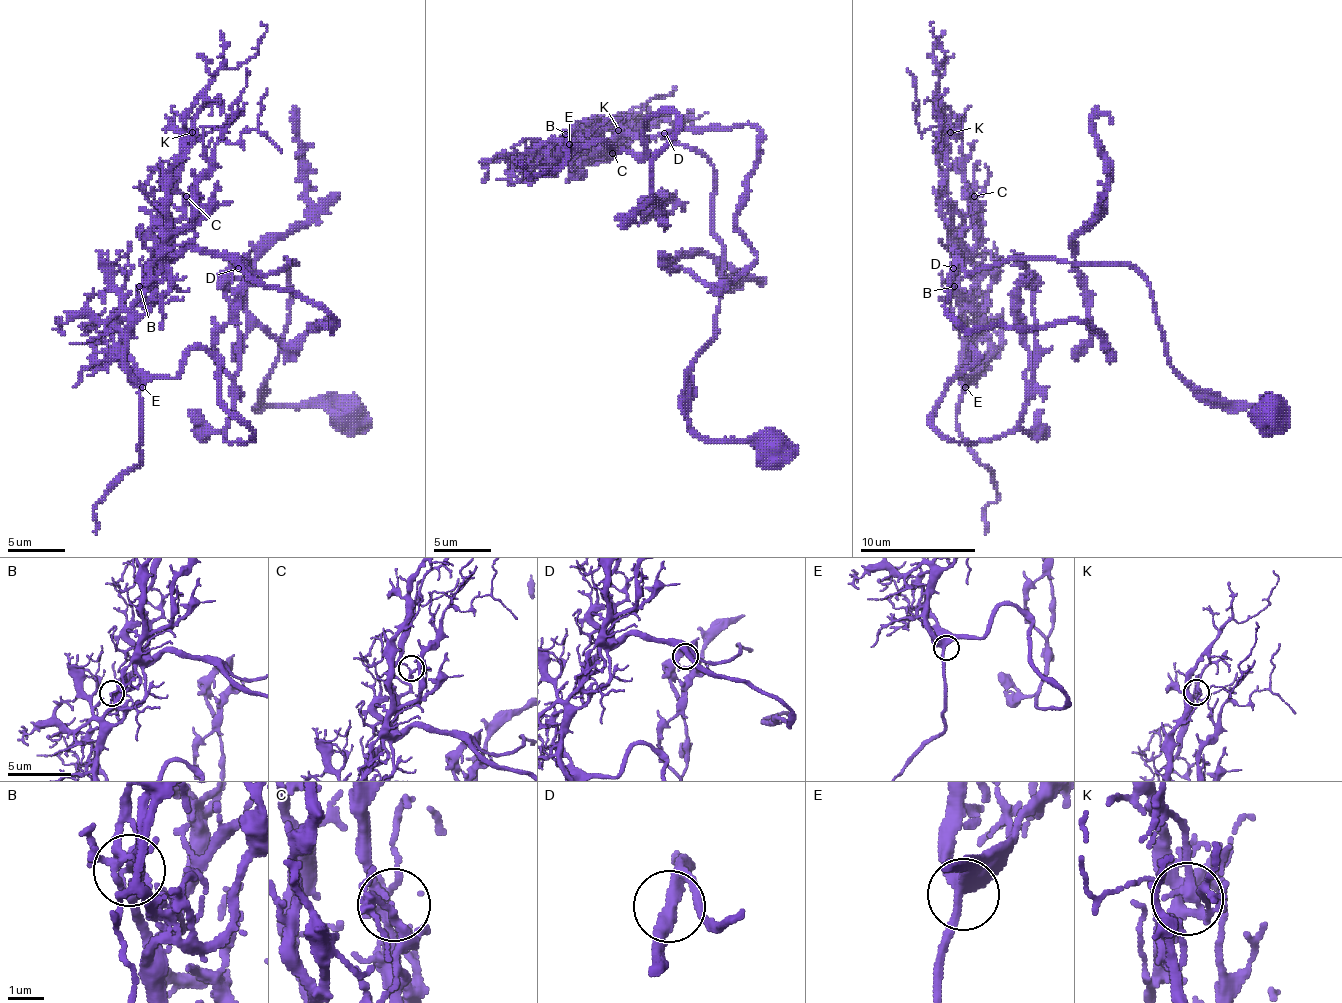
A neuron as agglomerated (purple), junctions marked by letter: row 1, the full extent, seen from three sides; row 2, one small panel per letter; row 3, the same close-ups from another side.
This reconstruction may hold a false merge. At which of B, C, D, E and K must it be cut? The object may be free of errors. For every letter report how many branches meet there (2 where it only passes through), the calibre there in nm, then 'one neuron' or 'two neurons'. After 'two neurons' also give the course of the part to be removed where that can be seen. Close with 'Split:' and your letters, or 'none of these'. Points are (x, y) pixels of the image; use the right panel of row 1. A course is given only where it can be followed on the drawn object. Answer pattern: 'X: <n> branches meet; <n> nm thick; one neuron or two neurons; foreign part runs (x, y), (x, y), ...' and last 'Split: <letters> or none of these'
B: 4 branches meet; 180 nm thick; two neurons; foreign part runs (953, 285), (962, 378), (974, 352), (936, 427), (988, 442), (1020, 419), (1034, 369), (1031, 277), (1011, 251)
C: 3 branches meet; 160 nm thick; one neuron
D: 3 branches meet; 300 nm thick; one neuron
E: 3 branches meet; 420 nm thick; one neuron
K: 3 branches meet; 220 nm thick; one neuron
Split: B

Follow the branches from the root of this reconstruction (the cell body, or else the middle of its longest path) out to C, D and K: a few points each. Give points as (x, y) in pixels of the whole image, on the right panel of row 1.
C: (1266, 416), (1170, 364), (1127, 265), (968, 274), (974, 196)
D: (1266, 416), (1205, 398), (1170, 364), (1150, 283), (1127, 265), (1008, 257), (971, 274), (959, 262), (953, 268)
K: (1266, 416), (1170, 364), (1127, 265), (968, 274), (950, 132)

